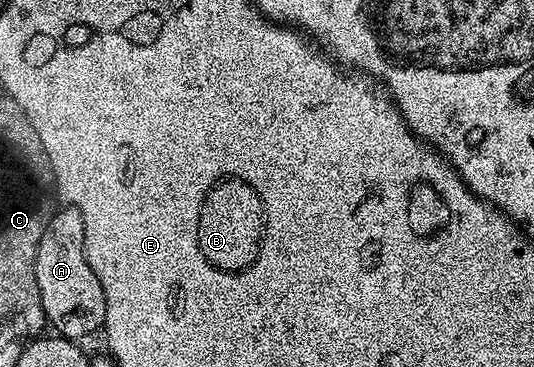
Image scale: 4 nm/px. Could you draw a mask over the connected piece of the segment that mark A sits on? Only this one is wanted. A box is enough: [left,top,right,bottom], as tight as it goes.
[36,205,106,341]

